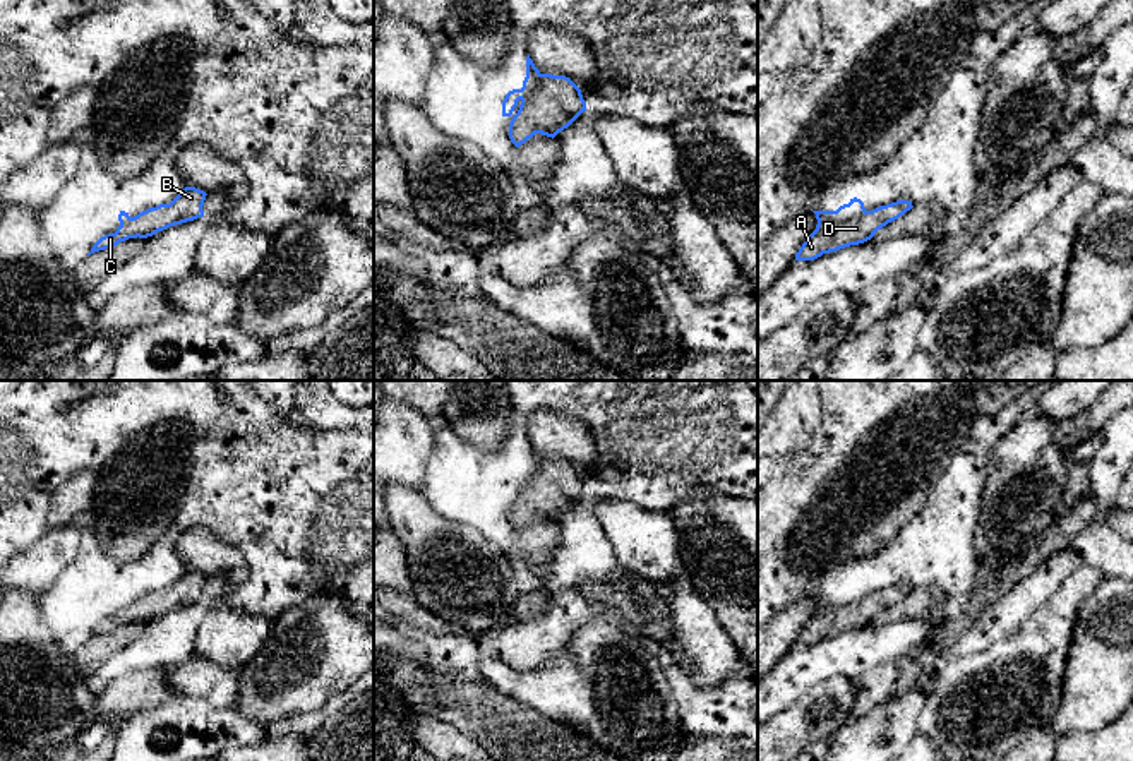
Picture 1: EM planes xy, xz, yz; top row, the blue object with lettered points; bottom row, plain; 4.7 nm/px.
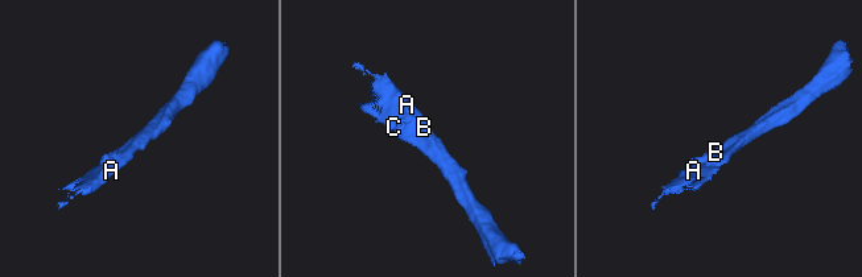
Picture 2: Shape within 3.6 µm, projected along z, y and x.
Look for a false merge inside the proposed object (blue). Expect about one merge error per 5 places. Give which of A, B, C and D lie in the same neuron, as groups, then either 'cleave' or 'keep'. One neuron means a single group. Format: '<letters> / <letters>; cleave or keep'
A B C D; keep

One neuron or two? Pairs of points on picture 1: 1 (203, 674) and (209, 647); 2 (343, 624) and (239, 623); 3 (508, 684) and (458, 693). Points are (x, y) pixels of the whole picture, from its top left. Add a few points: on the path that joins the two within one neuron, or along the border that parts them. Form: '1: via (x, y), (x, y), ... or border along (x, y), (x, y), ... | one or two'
1: border along (196, 655), (239, 669) | two
2: border along (273, 623), (266, 641), (252, 659) | two
3: border along (485, 679), (527, 707) | two

